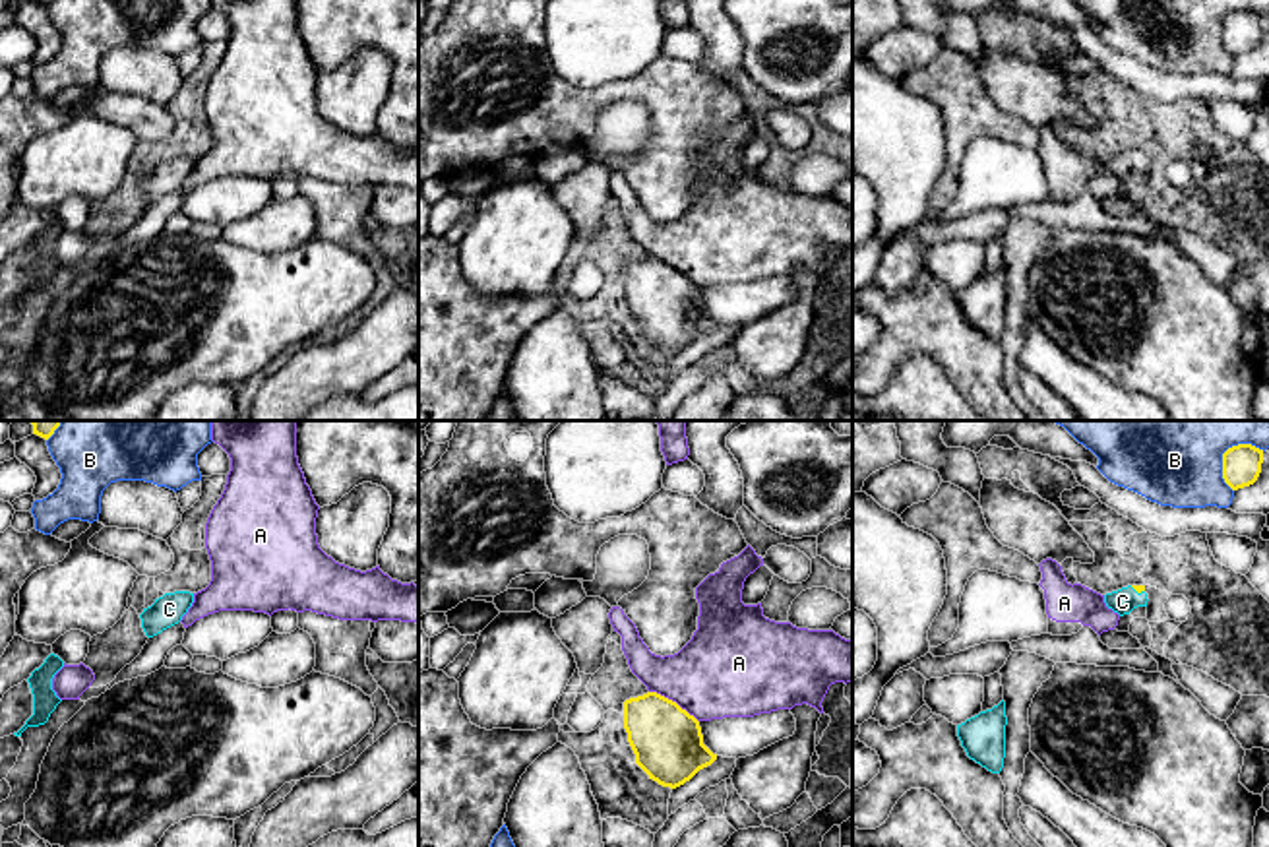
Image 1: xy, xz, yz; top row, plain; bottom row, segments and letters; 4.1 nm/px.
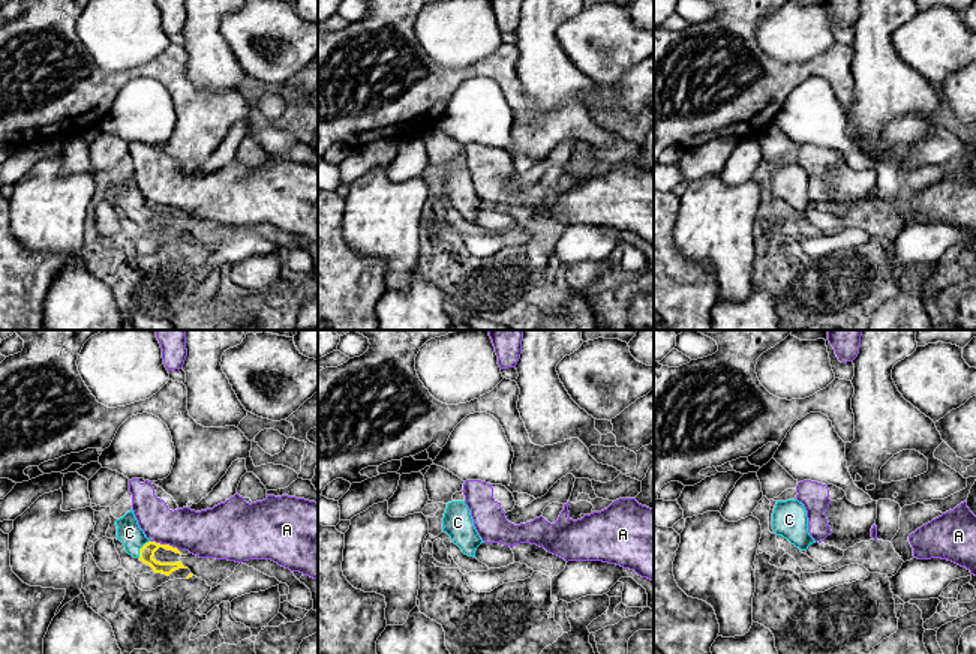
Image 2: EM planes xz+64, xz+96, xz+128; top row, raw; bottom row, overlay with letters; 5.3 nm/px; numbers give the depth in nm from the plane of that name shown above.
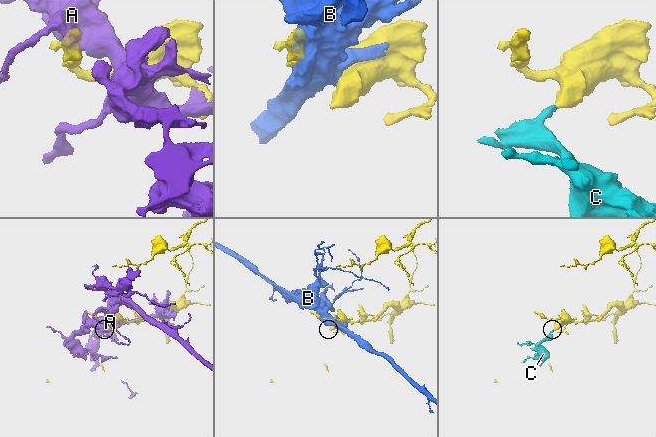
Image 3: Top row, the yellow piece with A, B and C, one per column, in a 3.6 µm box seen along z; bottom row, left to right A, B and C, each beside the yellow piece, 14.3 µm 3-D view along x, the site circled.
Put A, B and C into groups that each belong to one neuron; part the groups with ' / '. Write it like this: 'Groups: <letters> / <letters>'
Groups: A / B / C

